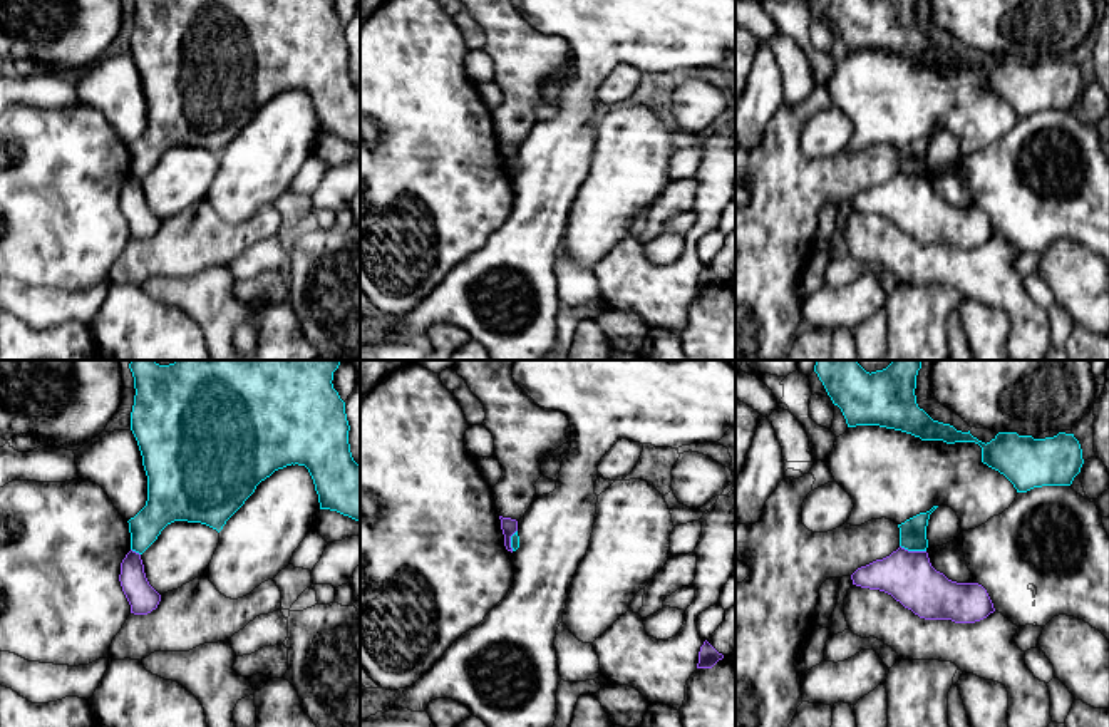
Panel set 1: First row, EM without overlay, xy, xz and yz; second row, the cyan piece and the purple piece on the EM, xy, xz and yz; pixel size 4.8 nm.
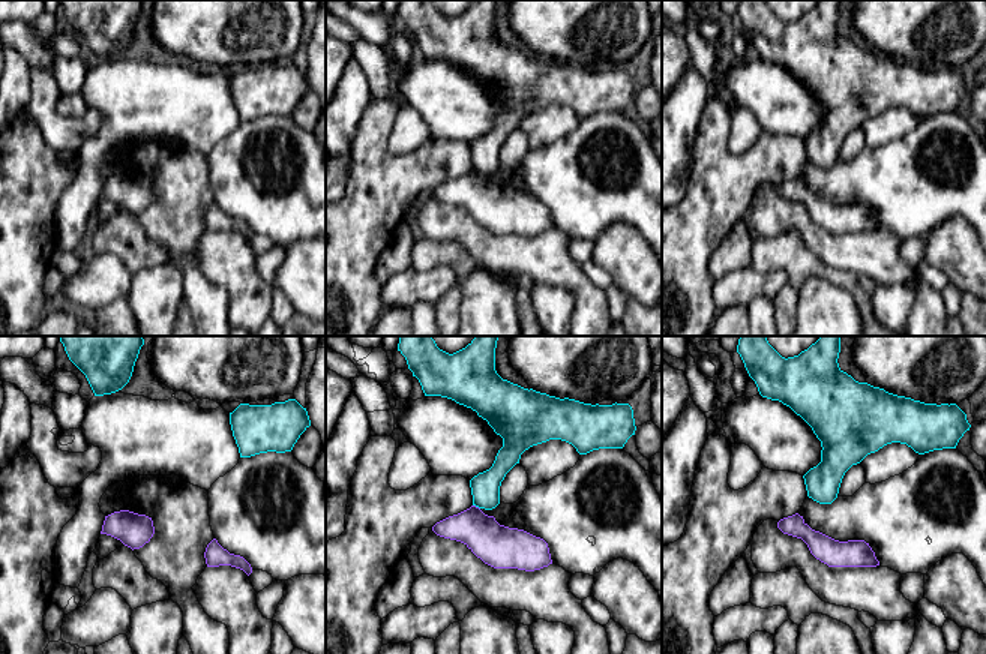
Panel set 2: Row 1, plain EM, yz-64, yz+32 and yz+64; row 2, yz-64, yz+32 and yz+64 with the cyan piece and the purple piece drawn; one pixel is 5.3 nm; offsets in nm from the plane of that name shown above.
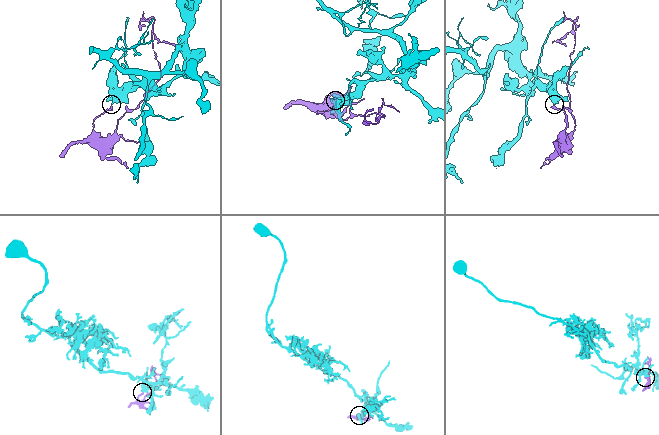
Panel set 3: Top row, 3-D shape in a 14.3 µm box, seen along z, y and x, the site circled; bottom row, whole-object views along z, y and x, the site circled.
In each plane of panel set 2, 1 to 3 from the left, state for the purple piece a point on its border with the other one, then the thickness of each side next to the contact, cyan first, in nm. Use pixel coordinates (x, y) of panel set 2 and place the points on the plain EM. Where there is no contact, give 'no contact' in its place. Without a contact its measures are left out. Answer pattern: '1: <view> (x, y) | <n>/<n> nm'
1: no contact
2: yz+32 (476, 170) | 160/220 nm
3: no contact

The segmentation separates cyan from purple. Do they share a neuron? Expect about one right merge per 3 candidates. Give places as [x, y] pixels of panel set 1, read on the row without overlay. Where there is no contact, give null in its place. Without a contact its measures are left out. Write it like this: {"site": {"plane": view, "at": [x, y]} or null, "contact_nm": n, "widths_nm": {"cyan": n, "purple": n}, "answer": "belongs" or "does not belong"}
{"site": {"plane": "yz", "at": [913, 175]}, "contact_nm": 130, "widths_nm": {"cyan": 130, "purple": 240}, "answer": "does not belong"}

